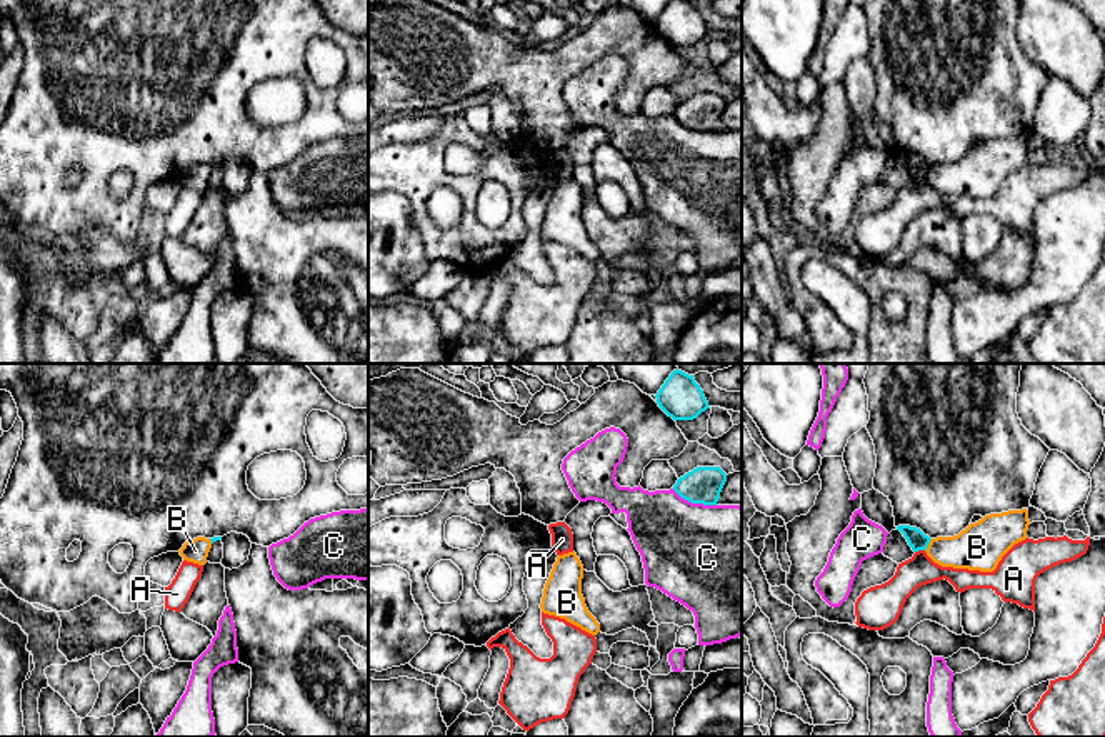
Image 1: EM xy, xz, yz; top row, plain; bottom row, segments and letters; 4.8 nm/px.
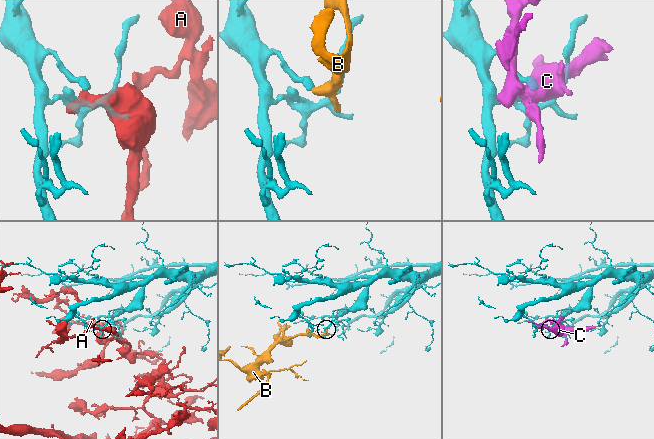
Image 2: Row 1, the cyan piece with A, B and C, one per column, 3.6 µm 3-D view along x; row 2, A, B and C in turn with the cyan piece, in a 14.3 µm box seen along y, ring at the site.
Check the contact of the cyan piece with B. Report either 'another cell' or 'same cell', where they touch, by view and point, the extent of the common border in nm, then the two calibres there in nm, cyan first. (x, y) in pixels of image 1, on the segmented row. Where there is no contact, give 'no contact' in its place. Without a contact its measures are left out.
another cell; meets cyan in yz at (927, 546); contact 70 nm long; 90 nm thick on the cyan side, 220 nm on the other

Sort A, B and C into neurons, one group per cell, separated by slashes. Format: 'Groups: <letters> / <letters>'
Groups: A / B / C

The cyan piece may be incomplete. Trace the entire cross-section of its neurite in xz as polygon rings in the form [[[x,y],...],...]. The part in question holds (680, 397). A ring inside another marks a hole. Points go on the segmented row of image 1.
[[[678,368],[670,374],[655,397],[658,407],[675,422],[693,420],[710,409],[693,375]]]

